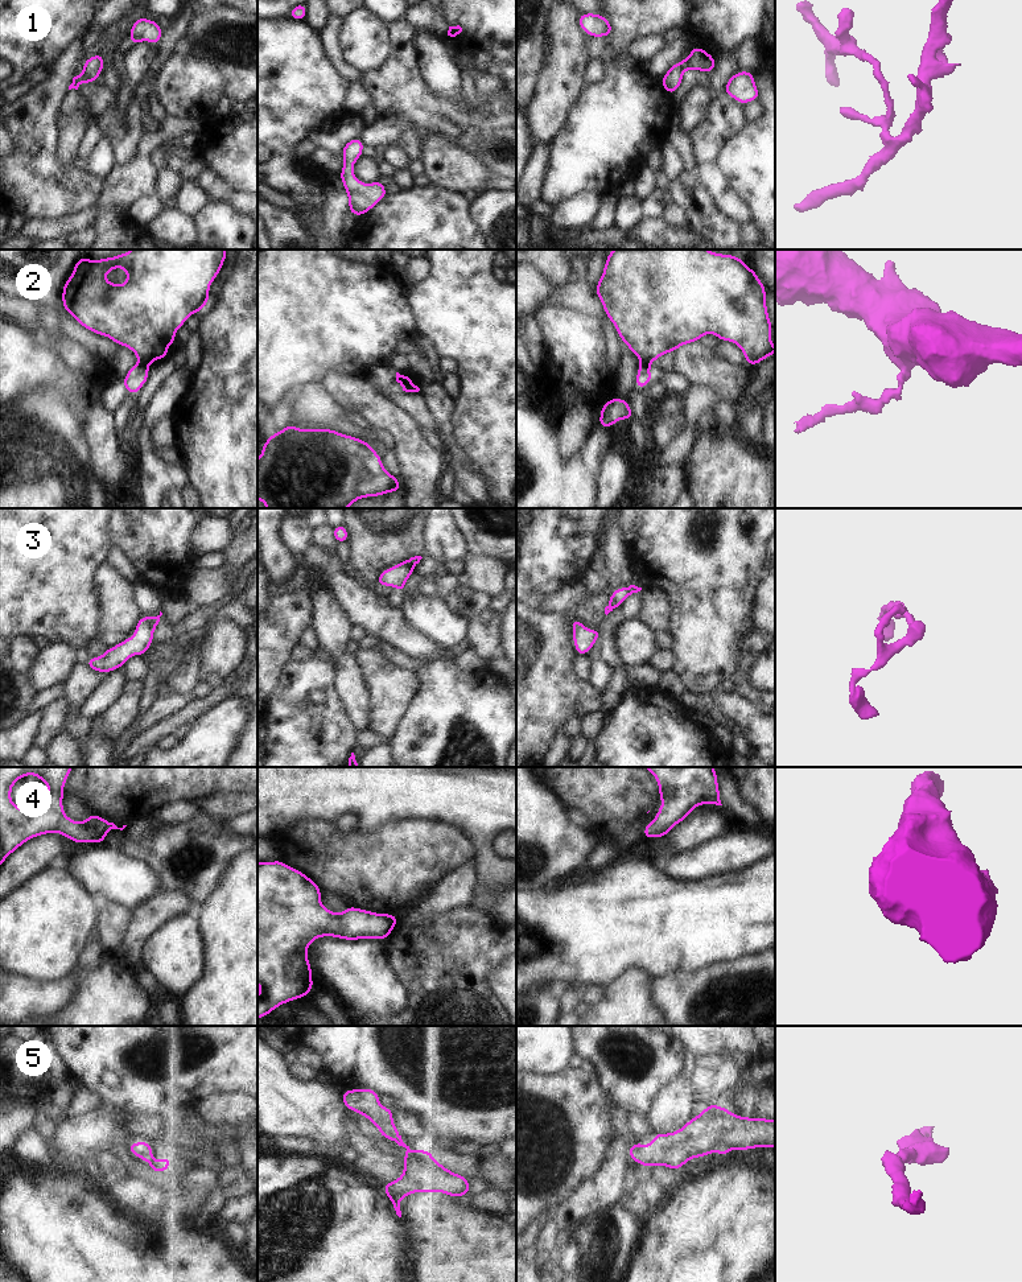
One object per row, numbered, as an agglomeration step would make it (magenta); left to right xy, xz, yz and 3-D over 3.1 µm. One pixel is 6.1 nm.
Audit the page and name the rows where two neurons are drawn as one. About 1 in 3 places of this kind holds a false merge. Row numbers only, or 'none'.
2

